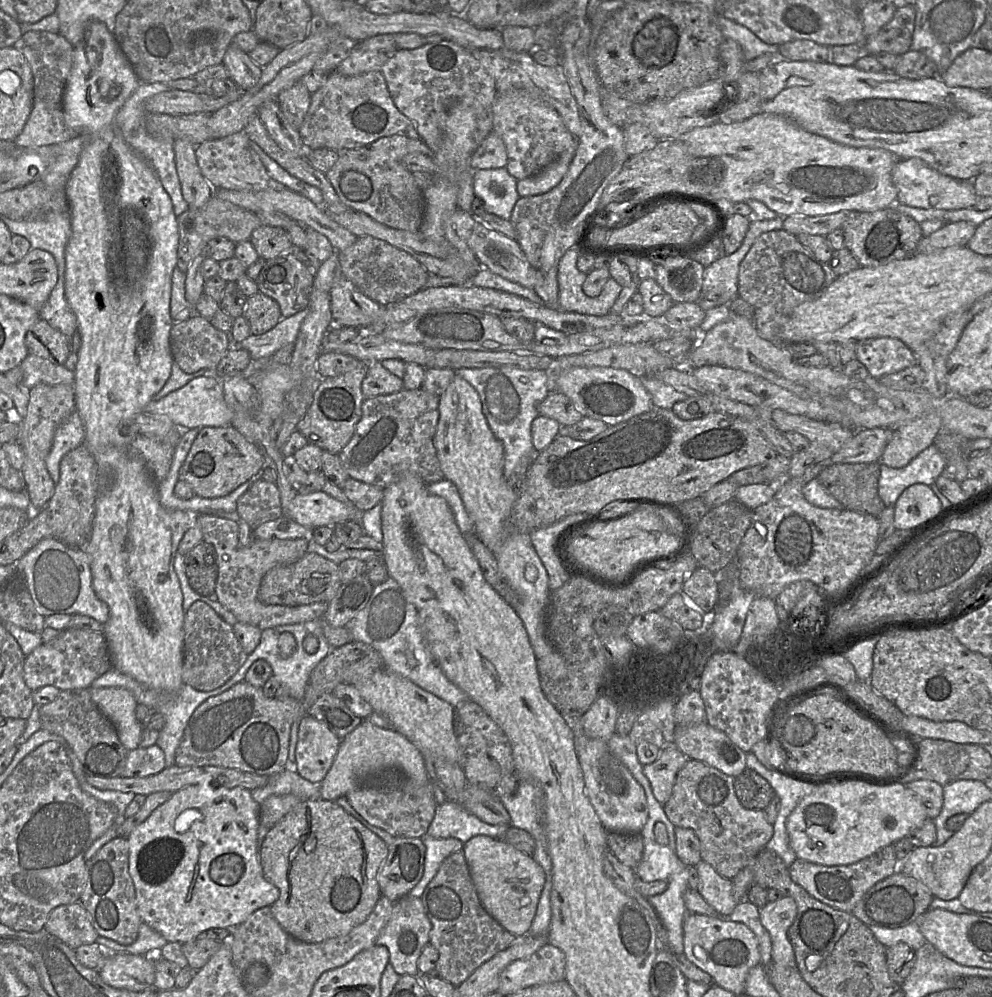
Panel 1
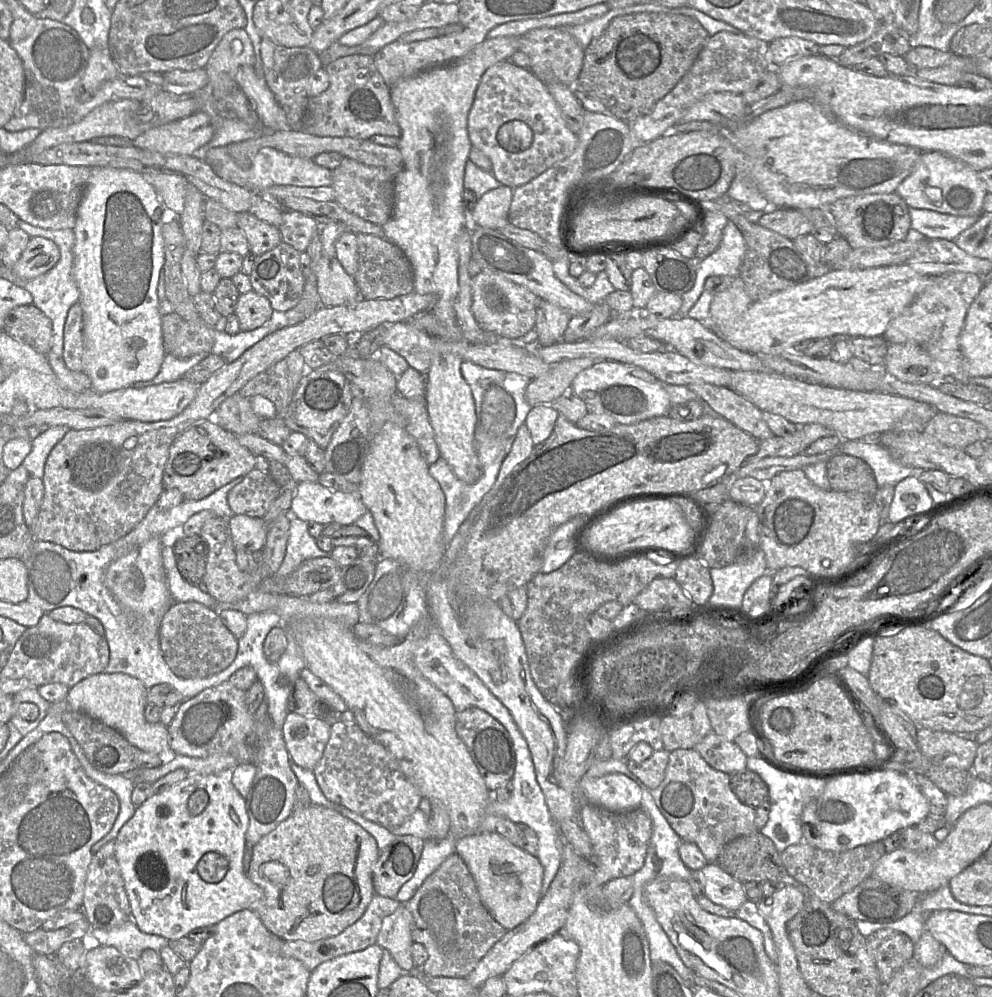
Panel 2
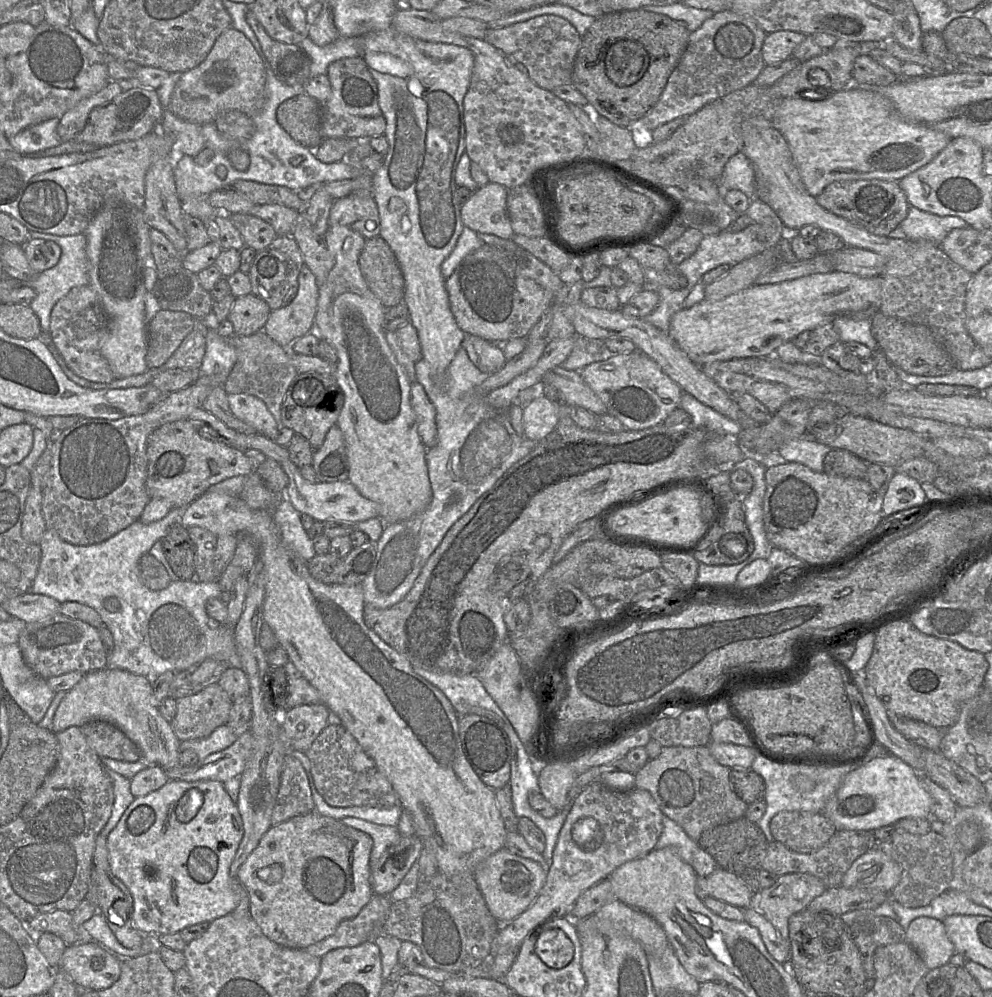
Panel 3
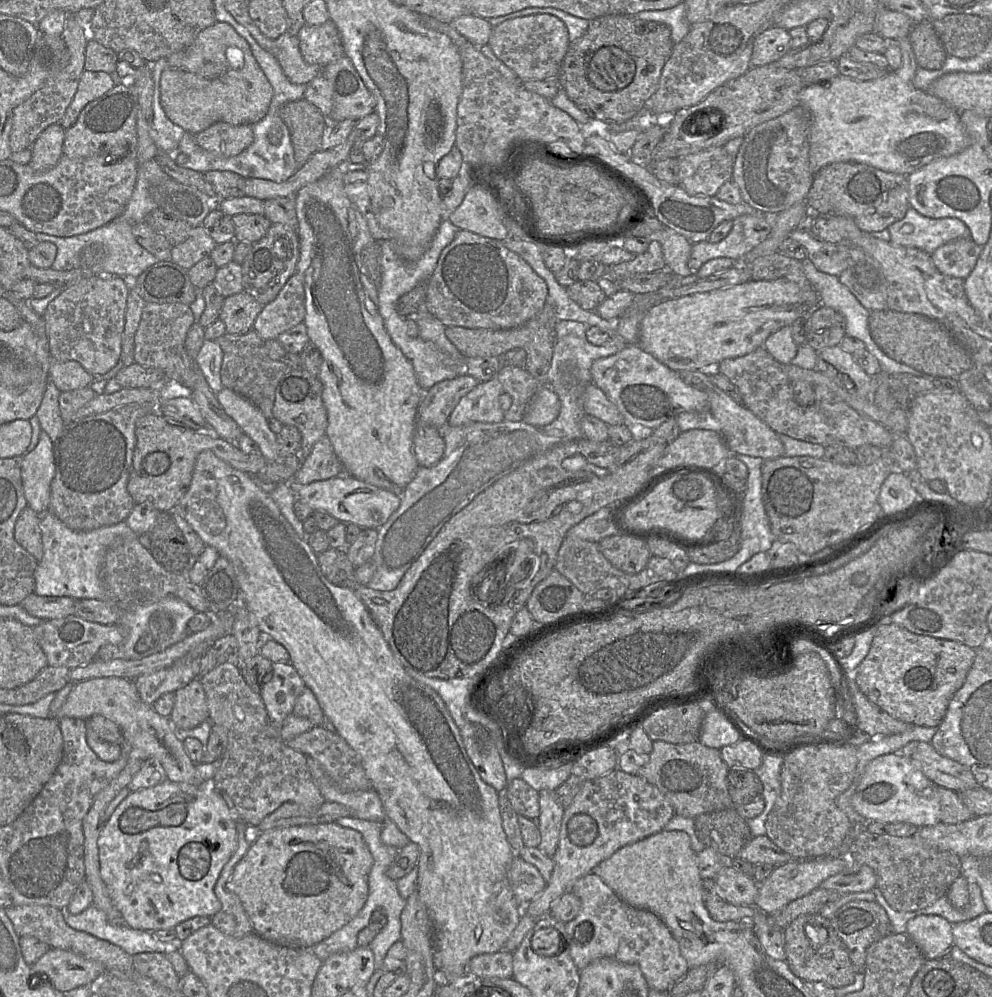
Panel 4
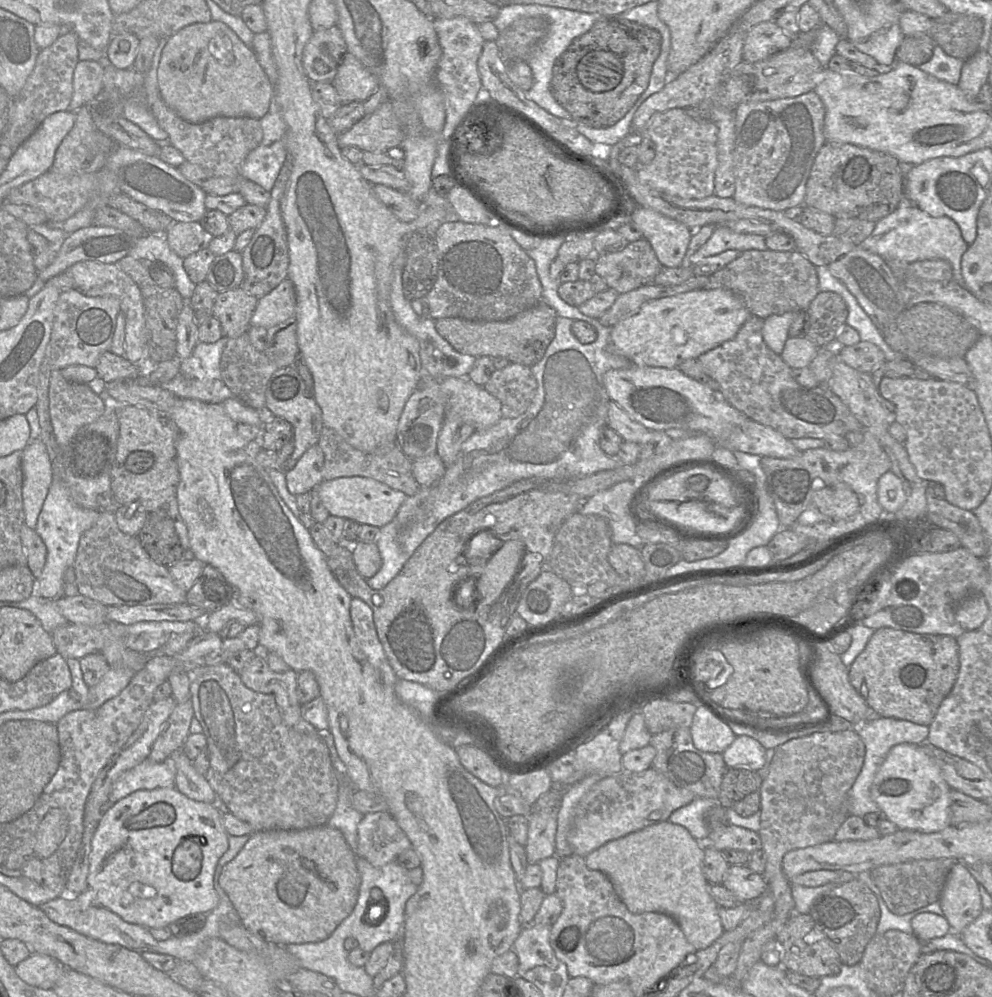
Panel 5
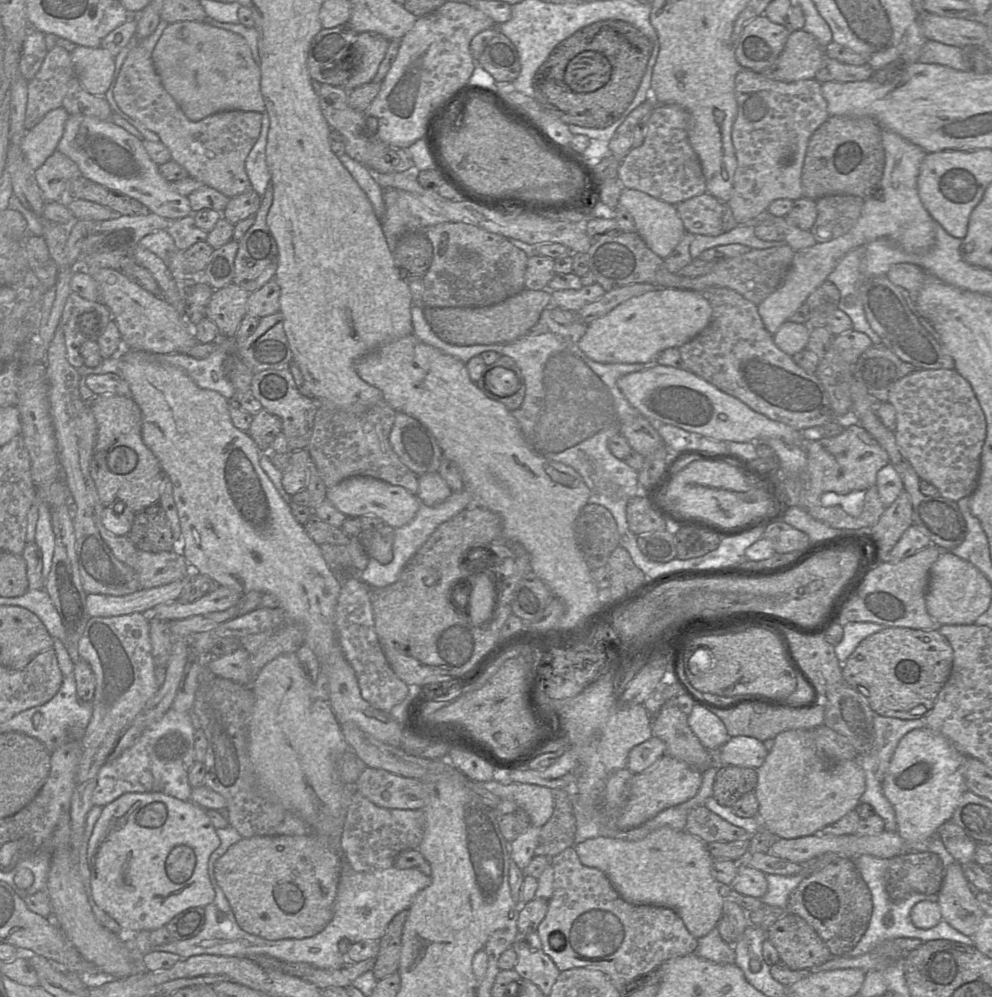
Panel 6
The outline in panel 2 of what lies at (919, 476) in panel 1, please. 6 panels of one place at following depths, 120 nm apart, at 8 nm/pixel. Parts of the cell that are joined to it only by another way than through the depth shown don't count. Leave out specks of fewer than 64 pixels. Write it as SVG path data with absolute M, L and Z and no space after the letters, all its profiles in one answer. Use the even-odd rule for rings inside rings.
M858 439L858 440L842 440L842 443L840 444L838 451L841 453L851 455L857 458L862 459L865 461L872 469L875 480L877 482L878 488L881 488L886 485L894 486L898 484L903 479L909 477L909 476L917 476L918 477L918 471L924 470L924 469L914 469L909 466L902 465L900 462L898 462L890 453L889 451L884 448L881 444L879 444L877 441L873 440L866 440L866 439Z

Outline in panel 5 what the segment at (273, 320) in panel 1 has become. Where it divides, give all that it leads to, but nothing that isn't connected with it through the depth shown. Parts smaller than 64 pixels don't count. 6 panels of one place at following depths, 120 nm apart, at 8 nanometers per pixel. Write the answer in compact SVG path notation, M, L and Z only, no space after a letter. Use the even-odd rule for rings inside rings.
M241 288L217 295L213 317L220 321L223 337L237 338L247 333L258 299Z

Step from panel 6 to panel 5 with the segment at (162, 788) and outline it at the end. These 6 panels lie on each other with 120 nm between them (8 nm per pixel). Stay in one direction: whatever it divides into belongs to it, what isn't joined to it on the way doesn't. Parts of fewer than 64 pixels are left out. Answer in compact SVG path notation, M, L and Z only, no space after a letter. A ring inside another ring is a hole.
M170 756L163 762L152 762L148 758L140 764L124 772L112 785L109 793L108 801L116 803L123 797L138 791L151 790L155 788L175 788L176 764L174 759Z

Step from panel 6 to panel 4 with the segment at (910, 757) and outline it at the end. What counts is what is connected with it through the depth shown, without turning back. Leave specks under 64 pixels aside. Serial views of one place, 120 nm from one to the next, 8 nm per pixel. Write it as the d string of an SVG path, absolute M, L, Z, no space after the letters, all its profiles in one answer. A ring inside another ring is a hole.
M900 752L889 753L877 757L866 767L852 805L868 821L932 826L940 823L938 787Z

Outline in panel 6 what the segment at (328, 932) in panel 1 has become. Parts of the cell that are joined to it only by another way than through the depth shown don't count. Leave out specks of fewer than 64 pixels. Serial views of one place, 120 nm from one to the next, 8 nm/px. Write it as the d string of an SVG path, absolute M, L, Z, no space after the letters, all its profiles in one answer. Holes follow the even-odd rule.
M315 832L242 837L217 859L214 875L242 930L266 940L302 939L318 934L332 919L342 864L342 849L338 853L326 837Z

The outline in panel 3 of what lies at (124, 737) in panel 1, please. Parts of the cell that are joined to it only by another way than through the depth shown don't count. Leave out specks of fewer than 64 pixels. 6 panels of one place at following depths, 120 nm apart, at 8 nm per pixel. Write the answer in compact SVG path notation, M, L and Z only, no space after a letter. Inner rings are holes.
M105 668L93 671L67 691L58 706L51 725L55 733L89 721L105 721L120 729L140 750L141 759L163 769L179 765L180 743L171 723L166 721L151 703L151 682L144 676L121 669Z

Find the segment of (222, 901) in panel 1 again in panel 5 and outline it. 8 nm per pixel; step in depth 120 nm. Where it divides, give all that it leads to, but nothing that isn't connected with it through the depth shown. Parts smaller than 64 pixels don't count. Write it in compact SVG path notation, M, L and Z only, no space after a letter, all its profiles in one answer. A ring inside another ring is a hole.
M155 788L151 790L138 790L117 801L105 812L93 834L91 840L91 852L89 872L87 876L88 888L93 900L112 911L124 921L144 926L148 929L163 928L181 917L193 913L208 913L219 904L219 896L213 885L213 877L220 857L227 851L228 833L222 823L222 813L211 803L192 800L178 791L176 788Z

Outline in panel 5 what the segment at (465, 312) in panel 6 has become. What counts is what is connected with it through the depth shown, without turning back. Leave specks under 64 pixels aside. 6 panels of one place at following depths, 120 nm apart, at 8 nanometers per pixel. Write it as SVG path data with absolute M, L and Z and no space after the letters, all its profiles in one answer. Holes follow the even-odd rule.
M542 301L506 321L472 321L462 318L435 320L438 334L457 352L480 357L505 357L510 362L531 367L539 362L555 336L556 311Z

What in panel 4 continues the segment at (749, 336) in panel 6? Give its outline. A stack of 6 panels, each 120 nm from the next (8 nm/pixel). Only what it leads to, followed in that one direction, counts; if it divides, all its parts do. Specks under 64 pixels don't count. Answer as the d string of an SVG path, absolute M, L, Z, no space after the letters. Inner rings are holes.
M763 347L755 351L720 362L715 371L727 377L740 391L743 405L765 422L777 434L826 446L843 446L856 450L870 444L881 449L890 448L894 433L859 414L844 401L800 406L794 400L791 383L778 363Z

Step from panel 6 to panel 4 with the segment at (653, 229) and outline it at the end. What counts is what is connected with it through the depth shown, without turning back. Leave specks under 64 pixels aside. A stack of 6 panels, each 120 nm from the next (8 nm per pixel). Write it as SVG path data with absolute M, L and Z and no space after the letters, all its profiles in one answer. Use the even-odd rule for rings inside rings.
M665 226L663 229L652 233L650 239L661 244L667 270L680 278L692 273L688 267L692 243L683 235Z

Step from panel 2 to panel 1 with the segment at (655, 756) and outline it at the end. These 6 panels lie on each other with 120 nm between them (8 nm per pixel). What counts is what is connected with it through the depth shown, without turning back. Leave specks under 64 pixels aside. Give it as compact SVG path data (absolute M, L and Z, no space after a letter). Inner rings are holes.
M674 744L660 750L659 757L643 766L643 773L650 782L653 795L664 805L671 797L677 773L689 758Z

